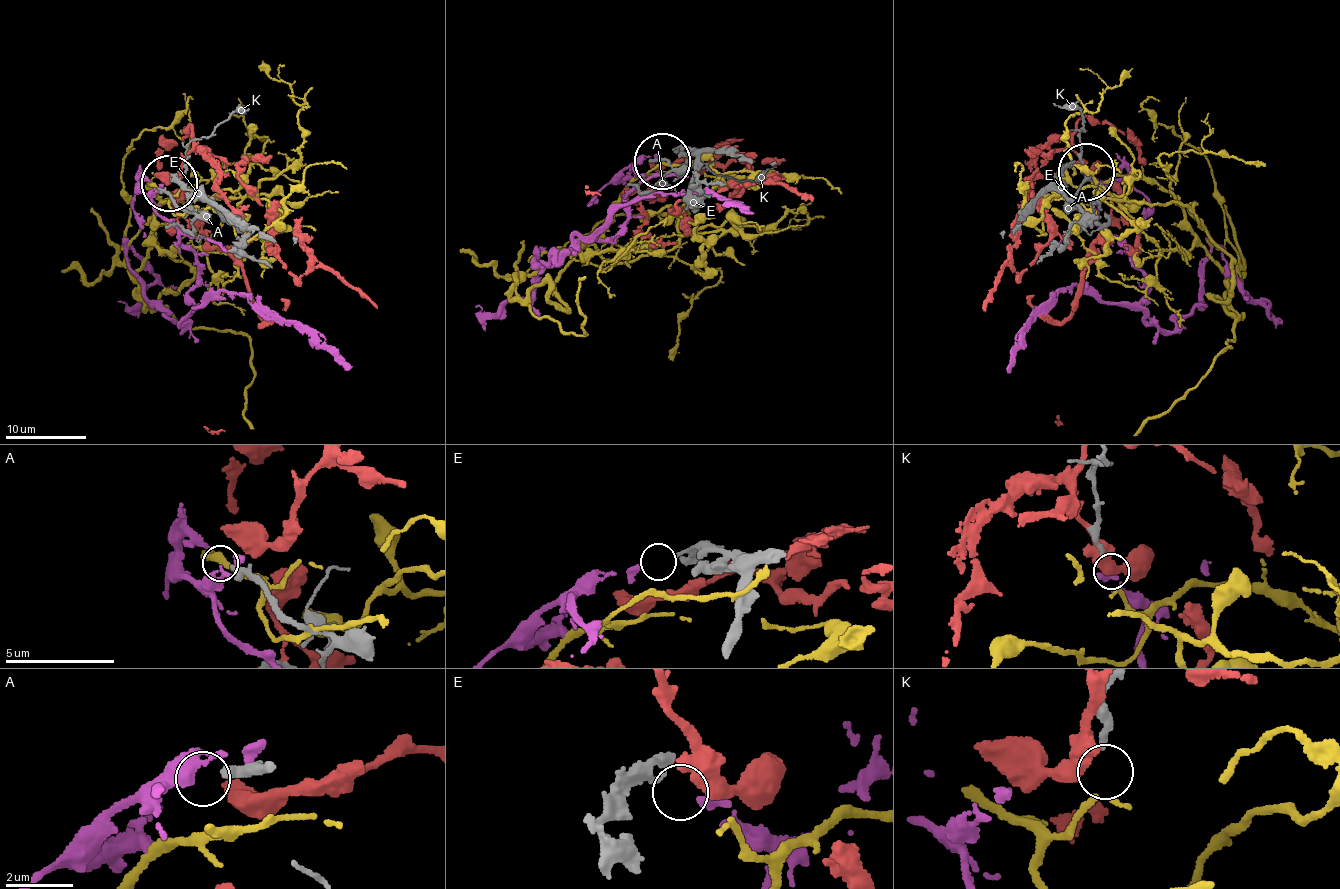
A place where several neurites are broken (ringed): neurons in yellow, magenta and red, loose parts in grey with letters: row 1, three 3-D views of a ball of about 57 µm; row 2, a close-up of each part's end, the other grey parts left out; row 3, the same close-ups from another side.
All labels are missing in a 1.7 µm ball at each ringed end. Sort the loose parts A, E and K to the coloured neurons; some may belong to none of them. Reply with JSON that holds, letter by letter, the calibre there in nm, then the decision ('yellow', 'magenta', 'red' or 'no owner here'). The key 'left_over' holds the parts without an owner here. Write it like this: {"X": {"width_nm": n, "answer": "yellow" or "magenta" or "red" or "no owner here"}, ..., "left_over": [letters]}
{"A": {"width_nm": 360, "answer": "no owner here"}, "E": {"width_nm": 190, "answer": "magenta"}, "K": {"width_nm": 180, "answer": "yellow"}, "left_over": ["A"]}

